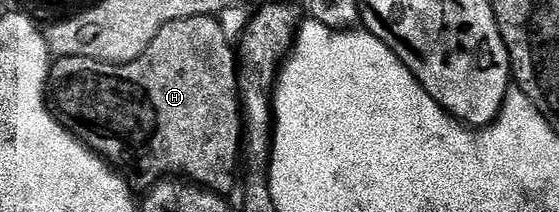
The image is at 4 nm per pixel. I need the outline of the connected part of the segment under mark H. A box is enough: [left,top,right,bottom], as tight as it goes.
[46,17,244,195]

